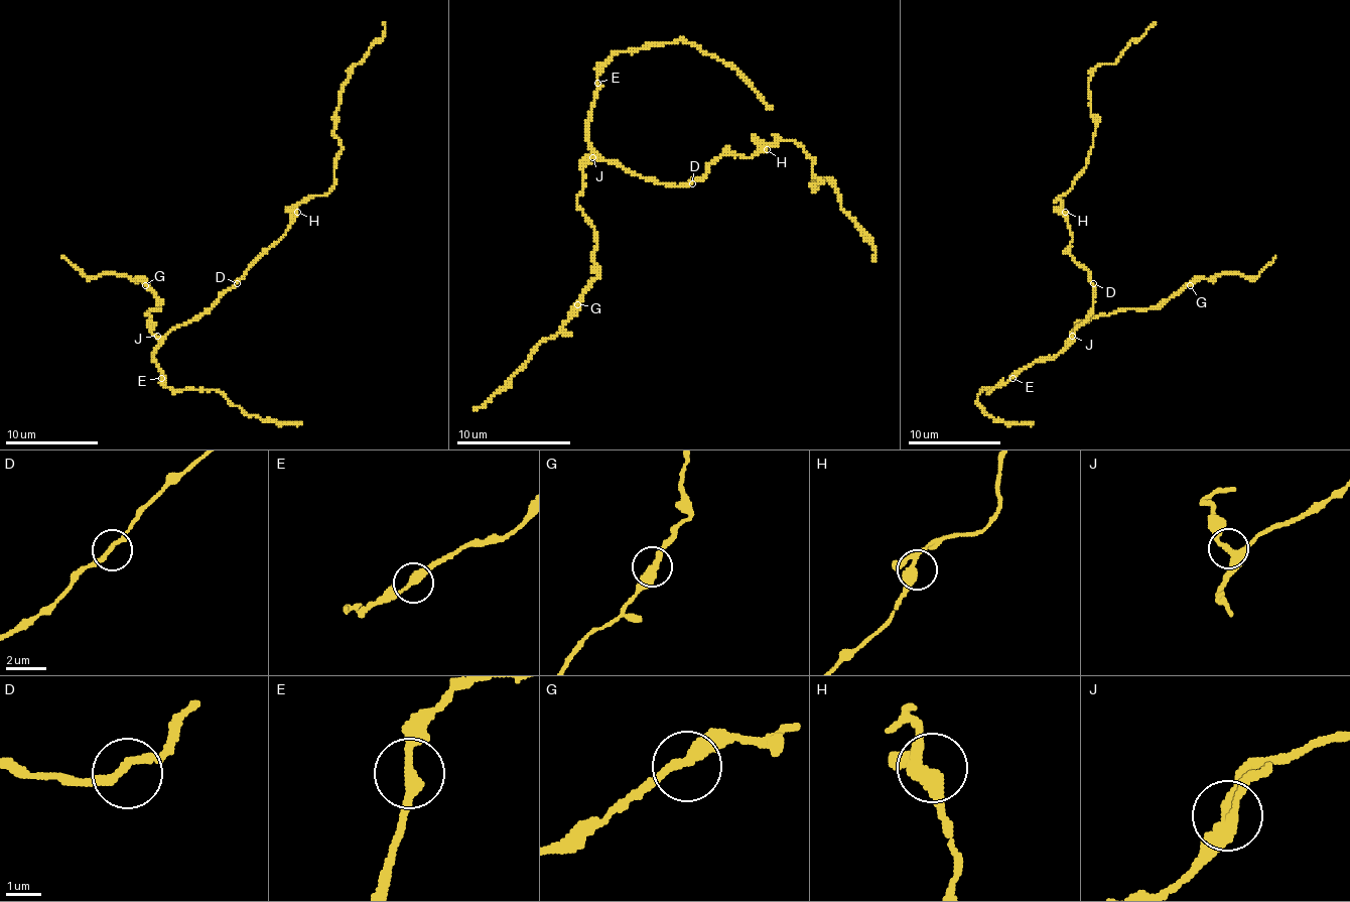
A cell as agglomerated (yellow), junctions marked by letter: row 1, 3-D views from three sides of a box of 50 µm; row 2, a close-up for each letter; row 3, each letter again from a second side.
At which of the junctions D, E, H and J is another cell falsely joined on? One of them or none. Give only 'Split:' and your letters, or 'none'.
Split: J

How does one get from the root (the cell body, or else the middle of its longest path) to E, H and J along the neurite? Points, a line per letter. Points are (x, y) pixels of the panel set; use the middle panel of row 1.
E: (689, 180), (677, 186), (646, 180), (635, 172), (605, 160), (591, 146), (588, 112), (597, 83)
H: (689, 180), (700, 177), (723, 154), (750, 157), (767, 149)
J: (689, 180), (677, 186), (655, 183), (623, 166), (591, 157)

